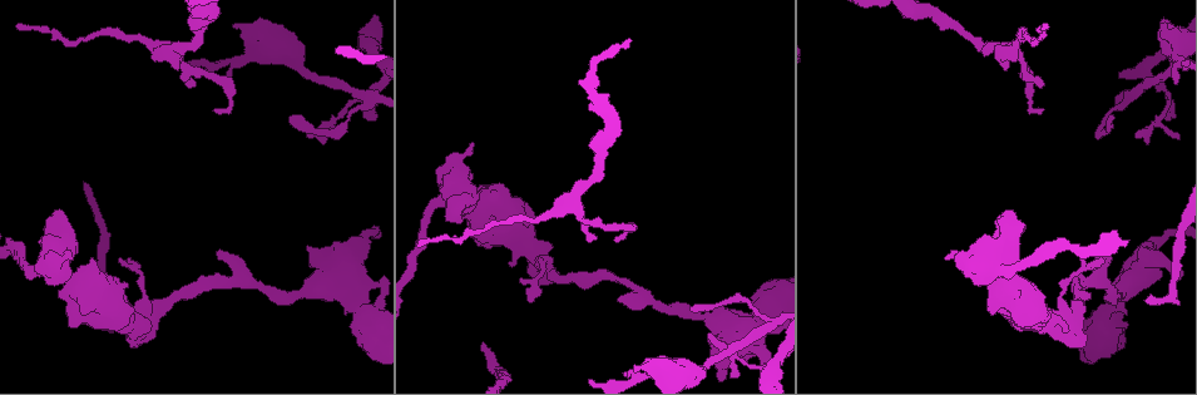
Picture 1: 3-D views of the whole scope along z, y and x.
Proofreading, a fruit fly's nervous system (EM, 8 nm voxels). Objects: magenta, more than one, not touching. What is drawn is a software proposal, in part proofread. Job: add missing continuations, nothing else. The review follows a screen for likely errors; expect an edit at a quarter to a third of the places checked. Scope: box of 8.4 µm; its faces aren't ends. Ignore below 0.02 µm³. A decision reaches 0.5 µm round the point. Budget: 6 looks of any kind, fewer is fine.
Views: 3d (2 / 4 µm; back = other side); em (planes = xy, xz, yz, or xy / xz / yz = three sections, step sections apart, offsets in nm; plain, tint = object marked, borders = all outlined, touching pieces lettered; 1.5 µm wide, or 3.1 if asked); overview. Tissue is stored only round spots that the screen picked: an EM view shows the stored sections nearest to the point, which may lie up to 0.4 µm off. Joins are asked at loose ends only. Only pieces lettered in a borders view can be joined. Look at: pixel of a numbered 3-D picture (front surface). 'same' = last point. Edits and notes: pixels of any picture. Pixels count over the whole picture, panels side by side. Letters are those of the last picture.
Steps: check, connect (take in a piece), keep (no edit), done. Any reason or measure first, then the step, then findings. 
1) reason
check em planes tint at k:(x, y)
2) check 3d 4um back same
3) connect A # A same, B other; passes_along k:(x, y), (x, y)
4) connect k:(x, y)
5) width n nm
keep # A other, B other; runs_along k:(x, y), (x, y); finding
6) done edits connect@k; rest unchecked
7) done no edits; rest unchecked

thin end
check 3d 2um back at 1:(1146, 300)

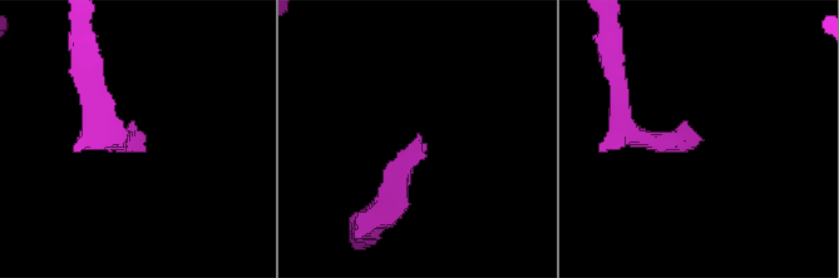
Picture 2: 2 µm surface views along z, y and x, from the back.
check em yz step 4 tint at 2:(136, 134)

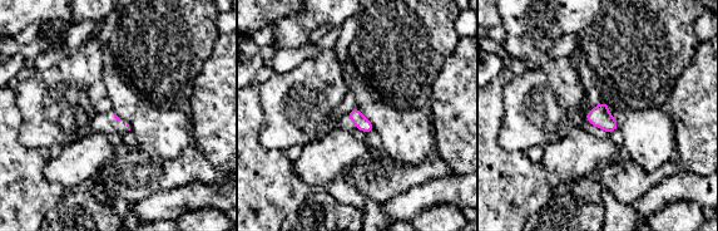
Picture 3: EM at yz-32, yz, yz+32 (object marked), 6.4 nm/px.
check em yz step 4 borders same

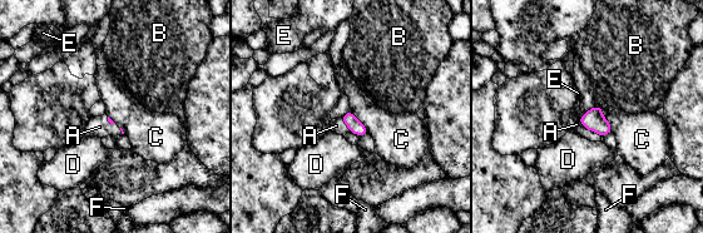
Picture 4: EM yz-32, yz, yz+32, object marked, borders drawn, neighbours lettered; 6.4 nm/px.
longest_contact C 200 nm
connect A # A same, B other, C other, D other, E other, F other; passes_along 4:(354, 125), (346, 124), (336, 125); the neuron continues

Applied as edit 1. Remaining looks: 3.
see it whole again
check overview

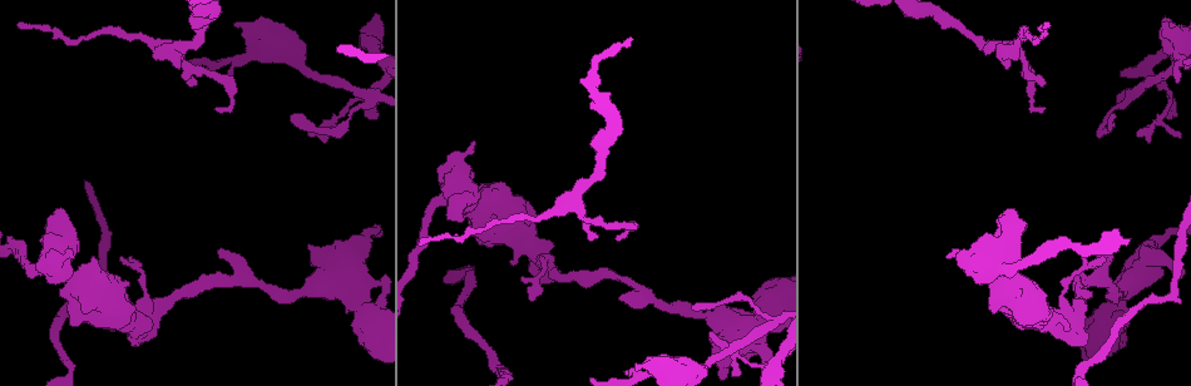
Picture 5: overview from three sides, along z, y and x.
branch stops here
check 3d 2um at 5:(635, 368)

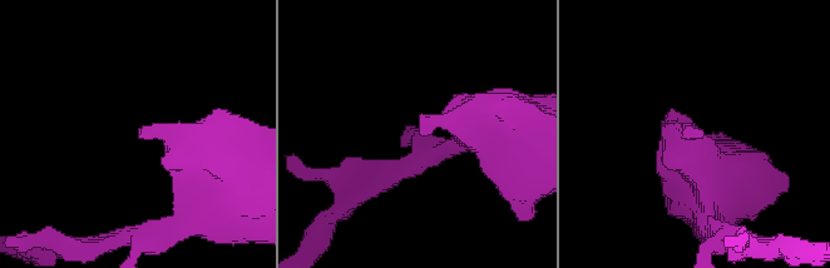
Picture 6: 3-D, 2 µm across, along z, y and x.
shape alone is not enough
check em planes borders at 6:(698, 130)

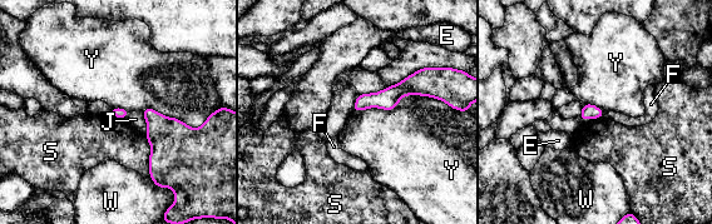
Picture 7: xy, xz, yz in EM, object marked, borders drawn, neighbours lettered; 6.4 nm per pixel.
keep # E other, F other, J other, S other, W other, Y other; runs_along 7:(430, 91), (403, 88), (356, 108); no lettered piece goes on from it

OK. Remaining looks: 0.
done edits connect@4; rest unchecked

